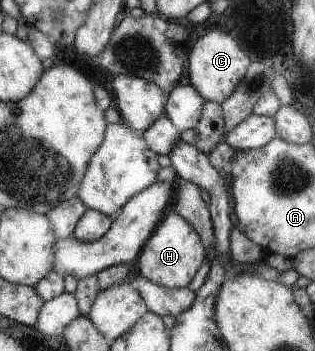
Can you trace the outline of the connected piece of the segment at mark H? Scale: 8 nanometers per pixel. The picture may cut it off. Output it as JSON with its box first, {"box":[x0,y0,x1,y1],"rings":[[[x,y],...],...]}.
{"box":[137,210,208,288],"rings":[[[174,210],[165,215],[158,229],[149,237],[137,261],[140,274],[153,283],[168,288],[187,288],[207,259],[208,253],[201,236],[182,215]]]}

